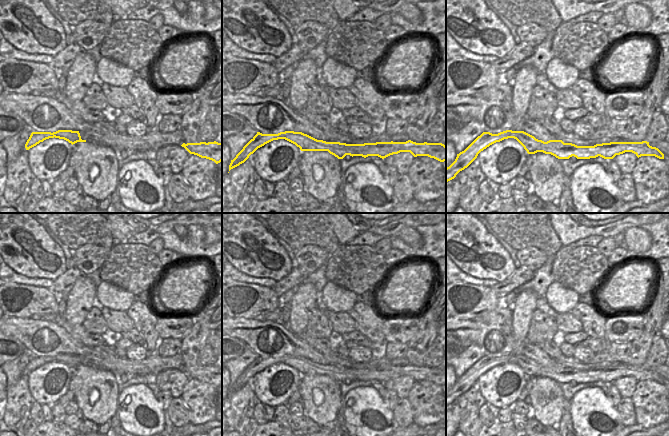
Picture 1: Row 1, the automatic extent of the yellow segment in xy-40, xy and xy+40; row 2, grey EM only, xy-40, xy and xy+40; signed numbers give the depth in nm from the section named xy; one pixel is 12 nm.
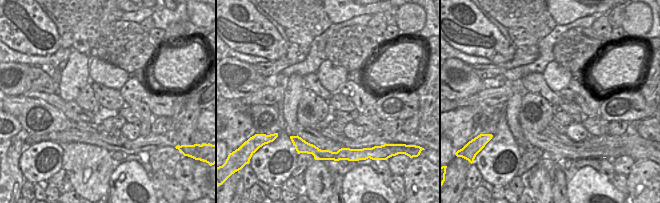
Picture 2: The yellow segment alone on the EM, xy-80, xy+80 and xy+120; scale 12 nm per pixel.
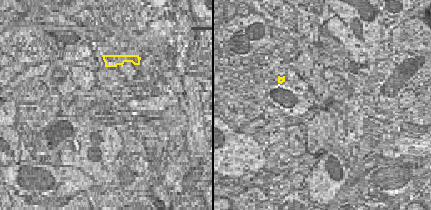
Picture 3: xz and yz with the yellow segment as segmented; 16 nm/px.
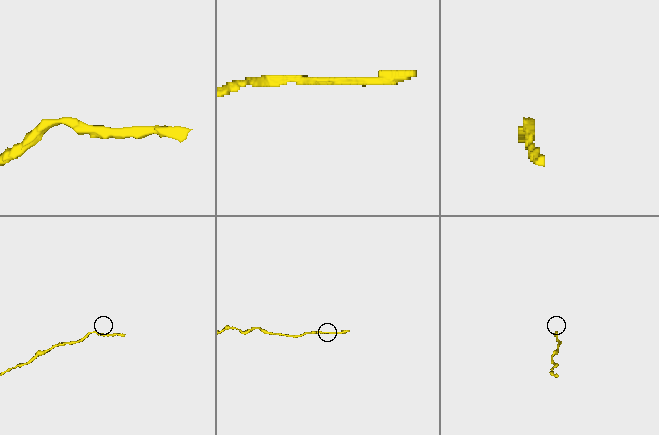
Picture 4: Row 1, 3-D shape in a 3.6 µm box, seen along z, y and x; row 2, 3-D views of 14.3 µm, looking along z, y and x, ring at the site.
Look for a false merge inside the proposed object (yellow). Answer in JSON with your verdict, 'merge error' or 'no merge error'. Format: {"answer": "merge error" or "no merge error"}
{"answer": "no merge error"}

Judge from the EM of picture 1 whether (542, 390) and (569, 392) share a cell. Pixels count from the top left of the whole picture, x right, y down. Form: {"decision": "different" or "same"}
{"decision": "different"}

